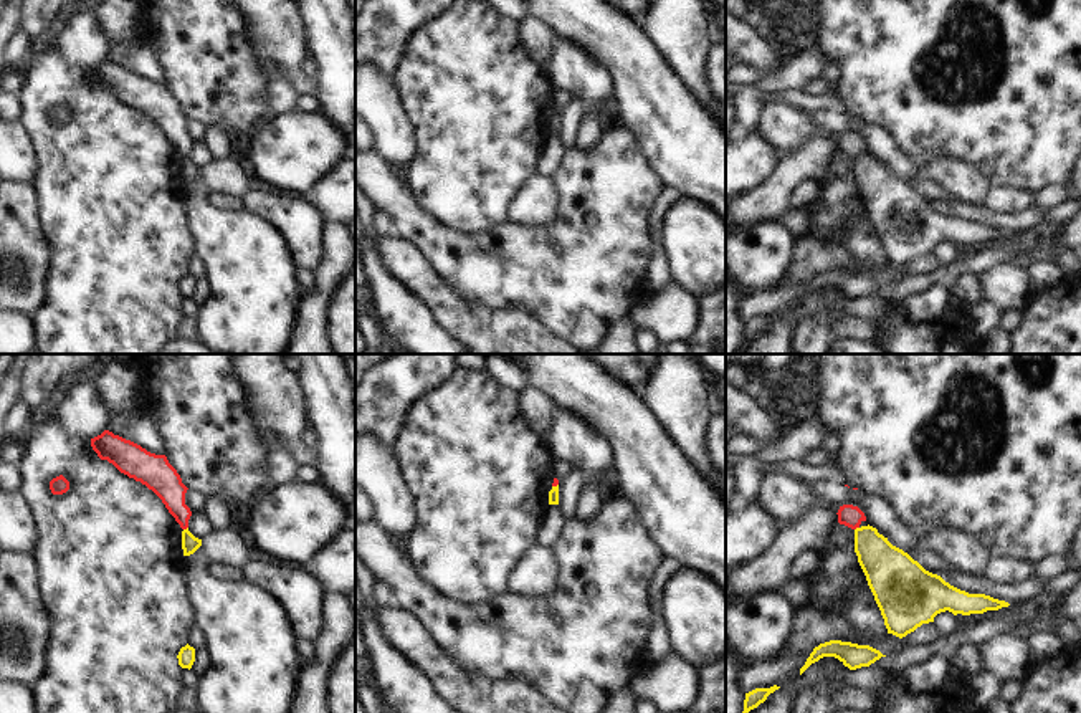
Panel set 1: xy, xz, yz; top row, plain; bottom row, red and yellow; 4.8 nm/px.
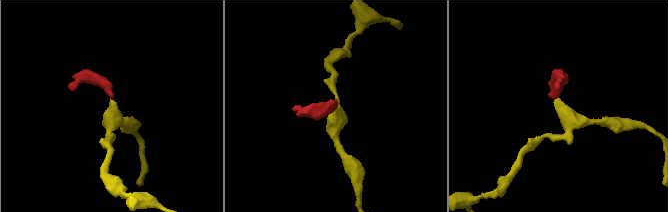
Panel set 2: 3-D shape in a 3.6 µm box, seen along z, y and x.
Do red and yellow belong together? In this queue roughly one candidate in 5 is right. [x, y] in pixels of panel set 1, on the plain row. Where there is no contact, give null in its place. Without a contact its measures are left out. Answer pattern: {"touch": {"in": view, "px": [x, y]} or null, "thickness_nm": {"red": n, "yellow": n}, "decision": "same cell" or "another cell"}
{"touch": {"in": "xy", "px": [185, 157]}, "thickness_nm": {"red": 150, "yellow": 80}, "decision": "another cell"}

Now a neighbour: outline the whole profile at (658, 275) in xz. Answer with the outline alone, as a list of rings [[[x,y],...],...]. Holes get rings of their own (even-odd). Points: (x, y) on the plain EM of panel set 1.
[[[664,185],[650,208],[650,260],[646,265],[645,281],[653,293],[661,291],[671,283],[671,271],[661,246],[660,227],[668,208],[681,199],[681,194]]]

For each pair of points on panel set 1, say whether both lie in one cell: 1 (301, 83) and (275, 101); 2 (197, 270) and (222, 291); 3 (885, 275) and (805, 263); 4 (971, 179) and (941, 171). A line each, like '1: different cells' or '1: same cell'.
1: different cells
2: different cells
3: same cell
4: same cell

